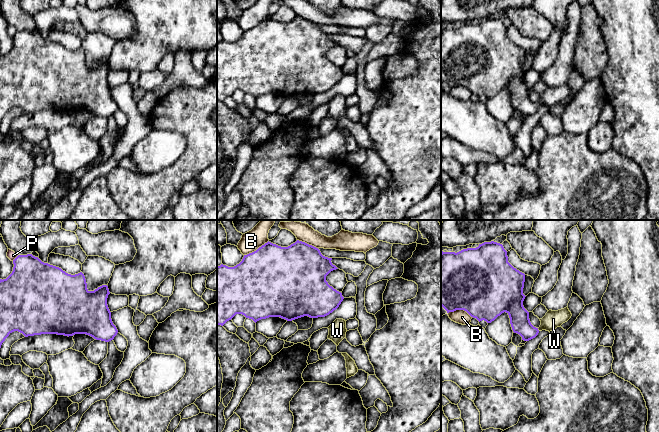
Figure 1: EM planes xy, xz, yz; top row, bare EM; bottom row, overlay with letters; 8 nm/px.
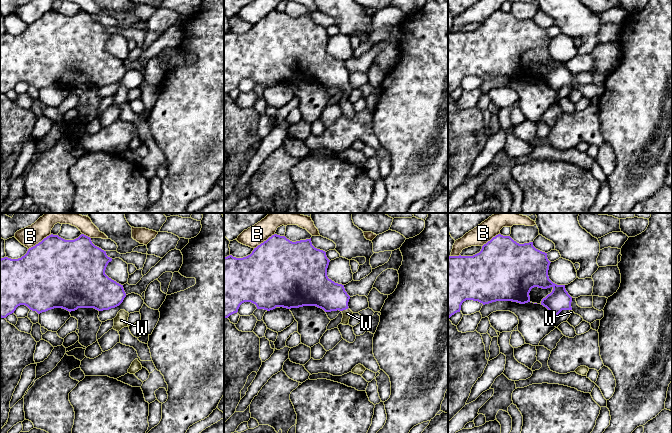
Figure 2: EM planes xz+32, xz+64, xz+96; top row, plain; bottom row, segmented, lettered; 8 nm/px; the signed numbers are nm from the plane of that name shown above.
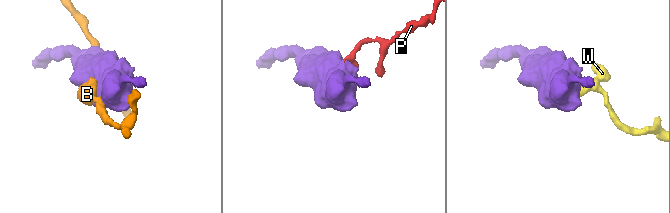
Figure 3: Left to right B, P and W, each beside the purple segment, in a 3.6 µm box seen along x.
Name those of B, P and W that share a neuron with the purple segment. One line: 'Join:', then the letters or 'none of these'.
Join: W

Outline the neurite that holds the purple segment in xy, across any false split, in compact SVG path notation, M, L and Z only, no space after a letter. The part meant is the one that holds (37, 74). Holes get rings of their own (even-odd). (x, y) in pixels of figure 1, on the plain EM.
M32 30L18 31L13 36L13 47L6 55L0 55L0 124L10 109L18 107L25 113L41 110L73 112L86 110L96 116L109 118L117 111L118 106L111 95L107 81L110 70L108 62L102 61L94 67L87 65L82 48L71 51L61 44L42 38Z

